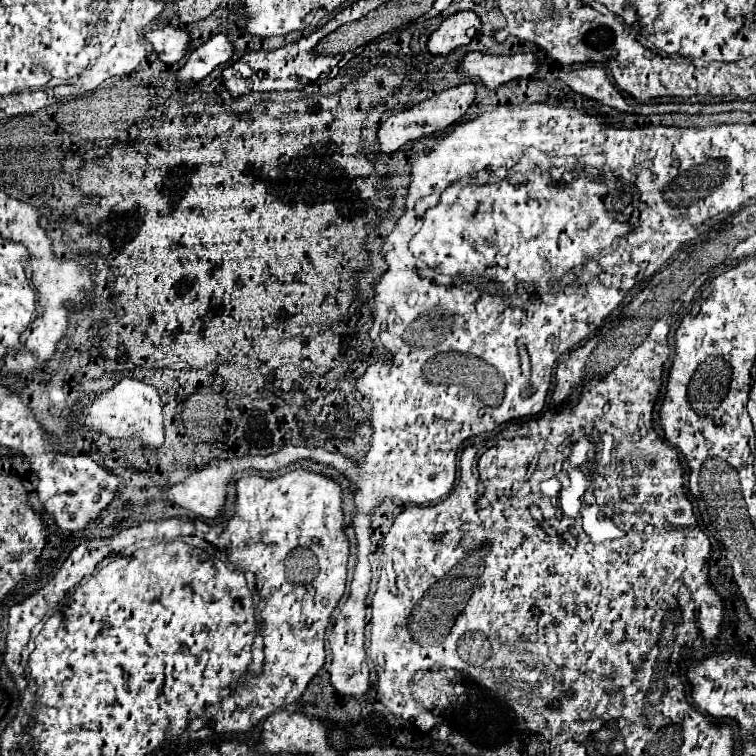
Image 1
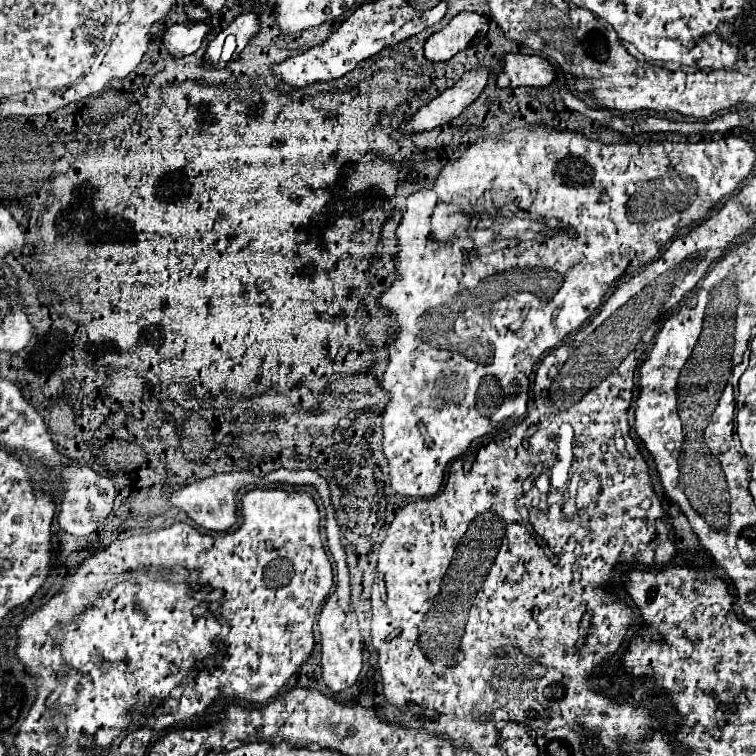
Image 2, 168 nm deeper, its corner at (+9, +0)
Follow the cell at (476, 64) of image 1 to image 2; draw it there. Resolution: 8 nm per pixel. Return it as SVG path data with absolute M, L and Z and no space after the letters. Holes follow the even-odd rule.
M508 53L502 59L502 71L498 73L496 87L546 87L554 81L552 65L540 55L522 55L522 53Z

